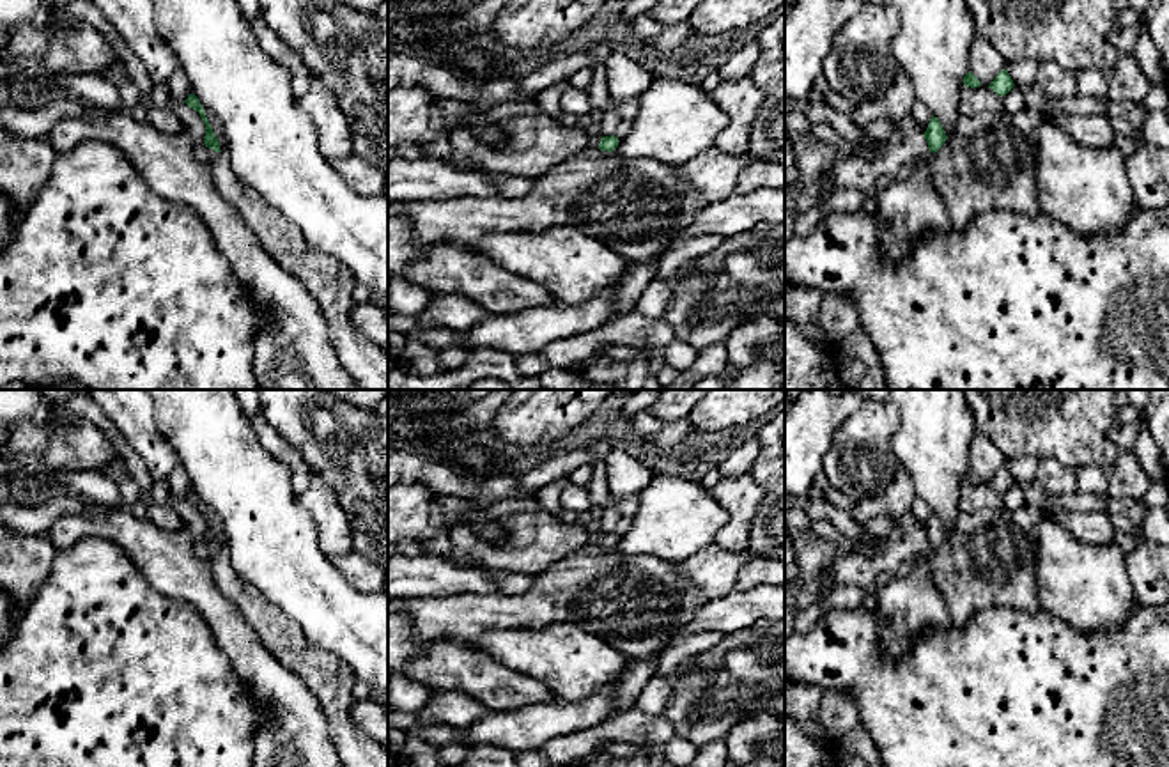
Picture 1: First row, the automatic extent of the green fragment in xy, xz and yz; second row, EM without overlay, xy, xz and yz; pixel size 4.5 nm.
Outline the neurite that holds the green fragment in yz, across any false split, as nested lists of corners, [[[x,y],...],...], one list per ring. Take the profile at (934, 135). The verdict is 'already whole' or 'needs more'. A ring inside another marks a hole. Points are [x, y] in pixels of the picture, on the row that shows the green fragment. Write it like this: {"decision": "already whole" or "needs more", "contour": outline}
{"decision": "already whole", "contour": [[[932,115],[932,119],[930,119],[930,124],[928,124],[928,128],[926,128],[926,131],[925,131],[925,140],[928,142],[928,149],[930,149],[930,152],[937,152],[941,147],[942,147],[942,143],[948,140],[948,136],[946,136],[946,133],[944,133],[944,129],[942,129],[942,126],[941,126],[941,120],[937,119],[937,117],[933,117]]]}

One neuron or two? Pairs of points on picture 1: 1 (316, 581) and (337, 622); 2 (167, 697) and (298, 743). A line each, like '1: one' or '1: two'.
1: one
2: two

